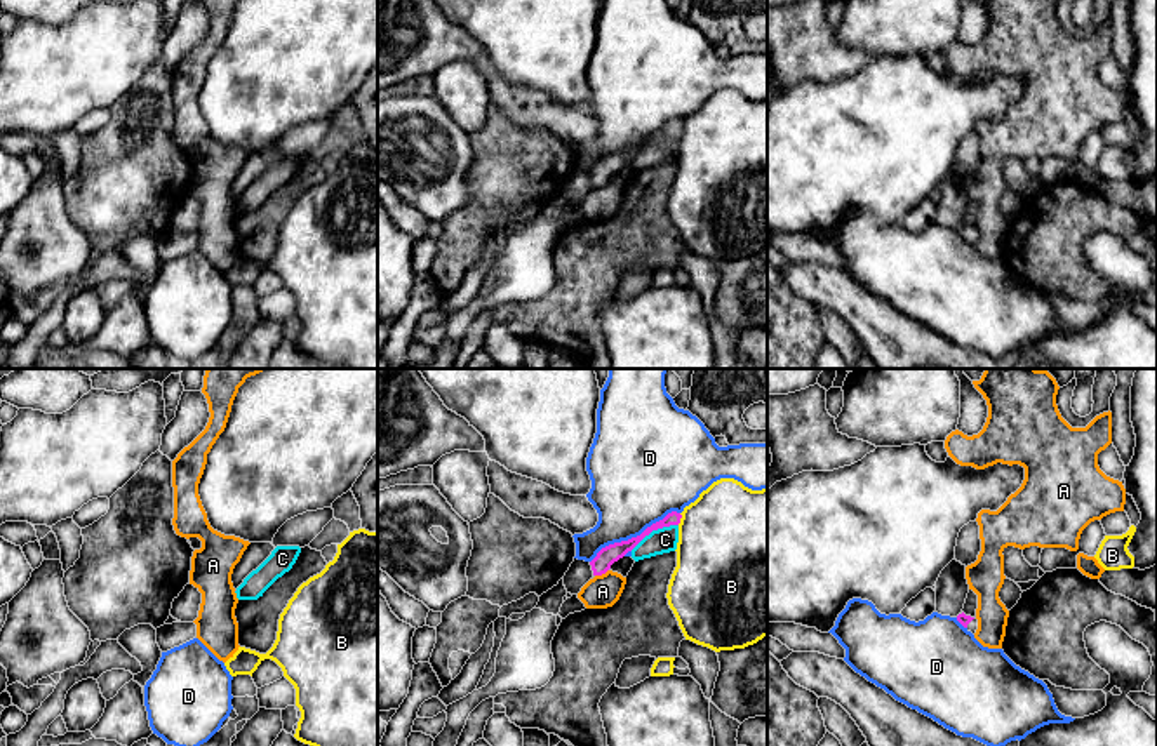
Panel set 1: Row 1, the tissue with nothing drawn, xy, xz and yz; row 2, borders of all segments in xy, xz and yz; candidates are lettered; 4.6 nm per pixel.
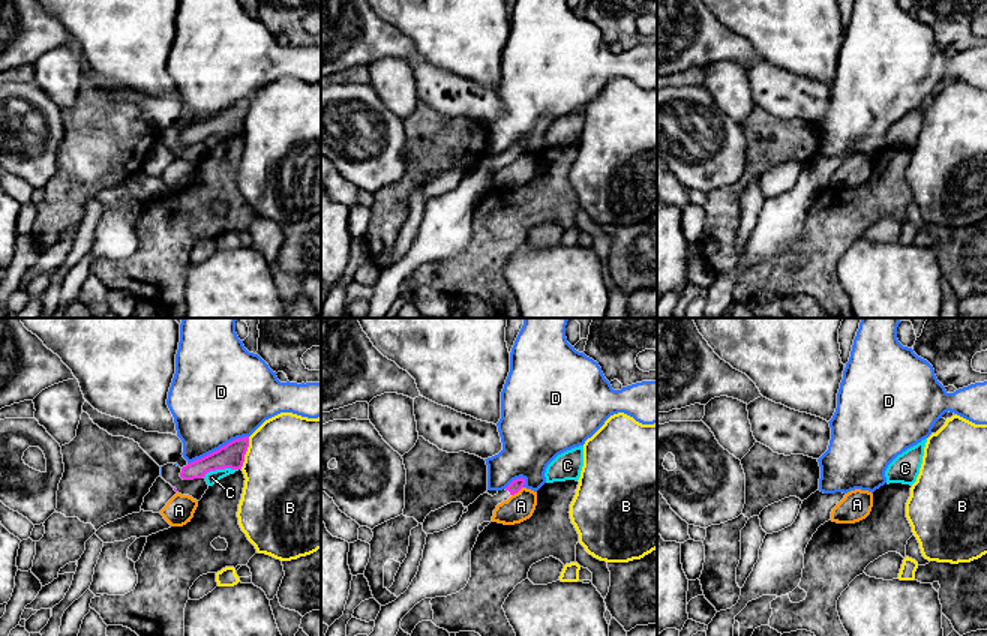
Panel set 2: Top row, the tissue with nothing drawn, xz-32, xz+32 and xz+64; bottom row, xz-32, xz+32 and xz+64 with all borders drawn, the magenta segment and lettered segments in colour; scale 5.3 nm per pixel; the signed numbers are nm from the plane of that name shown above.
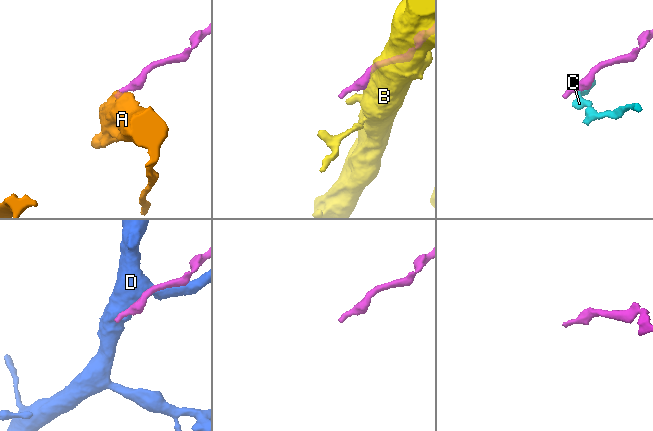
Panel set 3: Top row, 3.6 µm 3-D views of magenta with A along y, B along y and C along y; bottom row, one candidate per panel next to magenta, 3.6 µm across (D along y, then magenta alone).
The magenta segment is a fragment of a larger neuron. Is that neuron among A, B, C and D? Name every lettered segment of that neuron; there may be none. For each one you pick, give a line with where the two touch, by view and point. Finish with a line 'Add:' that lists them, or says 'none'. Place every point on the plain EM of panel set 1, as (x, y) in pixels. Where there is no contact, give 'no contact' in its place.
Add: none

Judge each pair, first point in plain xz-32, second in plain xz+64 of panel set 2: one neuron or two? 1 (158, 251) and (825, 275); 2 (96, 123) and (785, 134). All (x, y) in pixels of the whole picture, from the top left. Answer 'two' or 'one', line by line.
1: one
2: one

